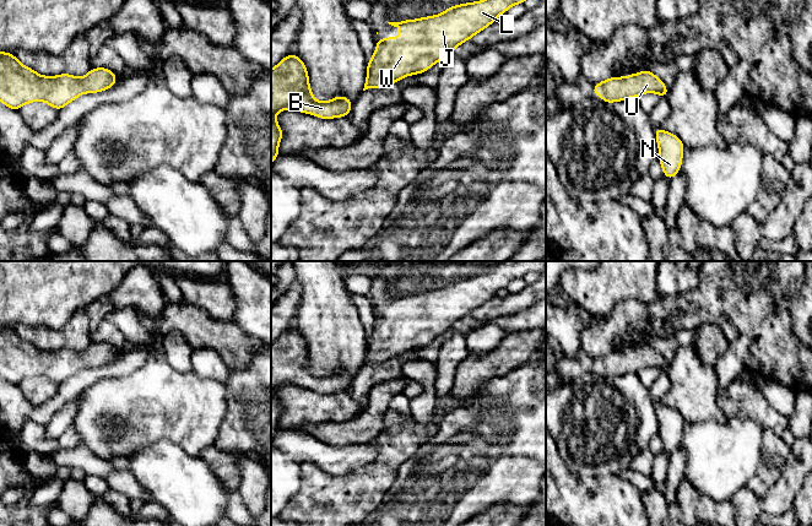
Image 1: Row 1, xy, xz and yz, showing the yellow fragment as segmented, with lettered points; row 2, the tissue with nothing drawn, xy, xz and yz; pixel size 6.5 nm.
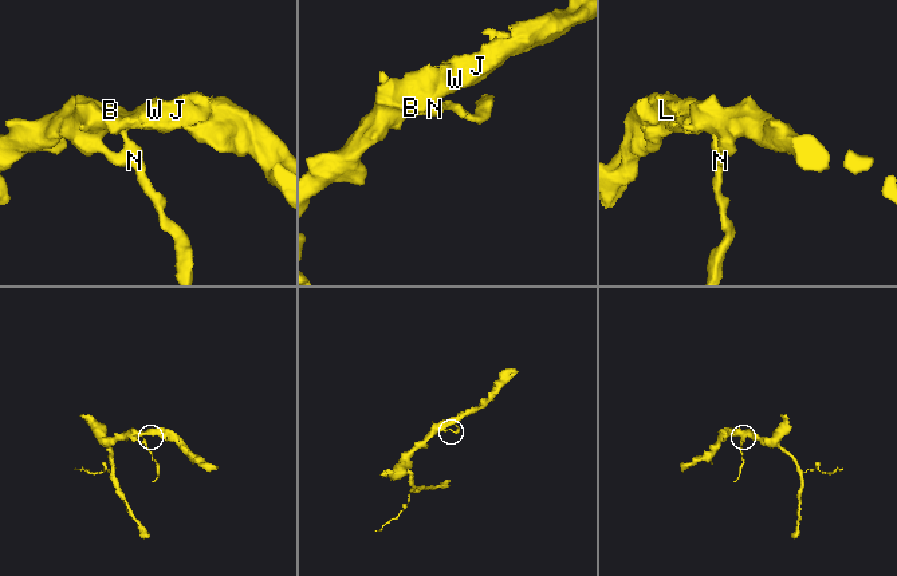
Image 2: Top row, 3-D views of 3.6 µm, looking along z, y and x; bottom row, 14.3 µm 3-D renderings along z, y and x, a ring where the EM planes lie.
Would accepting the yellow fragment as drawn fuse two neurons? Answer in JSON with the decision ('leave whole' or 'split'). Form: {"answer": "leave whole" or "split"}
{"answer": "leave whole"}

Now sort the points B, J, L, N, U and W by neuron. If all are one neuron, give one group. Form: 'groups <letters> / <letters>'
groups B J L N U W

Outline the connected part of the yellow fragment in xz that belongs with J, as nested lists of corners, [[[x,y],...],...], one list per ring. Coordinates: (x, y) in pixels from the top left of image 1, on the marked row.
[[[481,0],[458,4],[435,16],[388,22],[400,28],[400,37],[375,38],[378,48],[367,63],[363,91],[380,88],[429,70],[455,48],[486,29],[510,6],[525,0]]]

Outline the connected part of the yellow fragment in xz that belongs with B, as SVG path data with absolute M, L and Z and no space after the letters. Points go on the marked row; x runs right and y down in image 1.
M294 54L285 56L271 69L271 164L280 156L278 145L283 136L276 114L285 109L313 114L320 119L348 116L352 101L337 96L326 102L319 102L312 96L305 64Z

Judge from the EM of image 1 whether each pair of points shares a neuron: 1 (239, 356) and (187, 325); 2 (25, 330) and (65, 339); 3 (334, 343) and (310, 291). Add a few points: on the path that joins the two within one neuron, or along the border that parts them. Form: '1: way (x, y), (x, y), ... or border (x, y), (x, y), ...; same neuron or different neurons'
1: way (226, 342), (220, 336), (200, 330); same neuron
2: way (34, 335), (44, 339), (55, 339); same neuron
3: way (333, 330), (326, 318), (324, 304); same neuron

